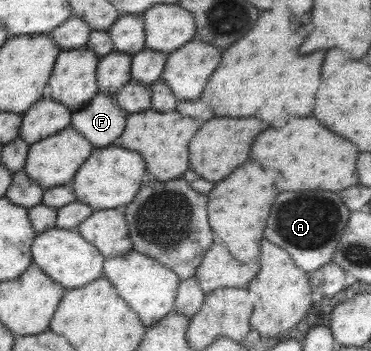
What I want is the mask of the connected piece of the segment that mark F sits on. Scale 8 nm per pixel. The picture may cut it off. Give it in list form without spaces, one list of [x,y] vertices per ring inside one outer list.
[[[97,93],[85,107],[72,112],[70,126],[95,147],[106,148],[107,145],[113,145],[114,141],[123,133],[128,114],[115,103],[115,98],[112,95]]]

